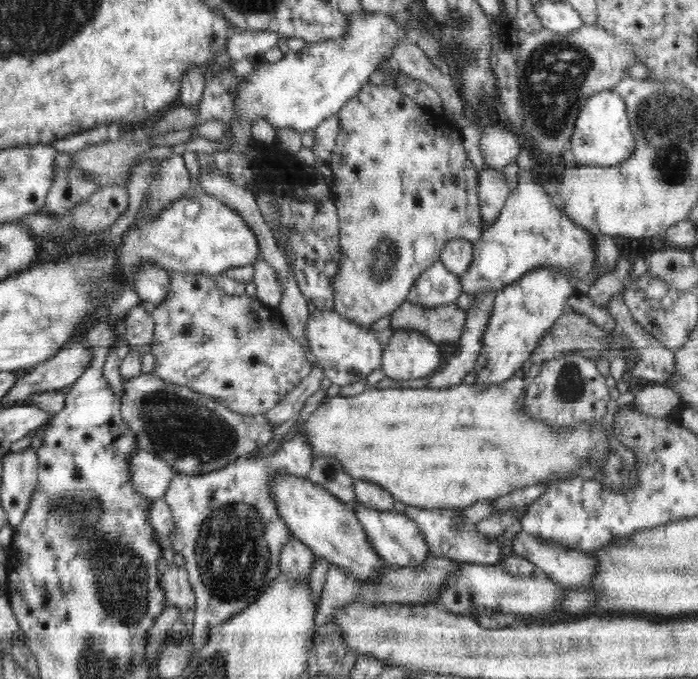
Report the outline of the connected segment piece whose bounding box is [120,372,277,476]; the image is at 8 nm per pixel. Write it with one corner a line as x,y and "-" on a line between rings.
142,372
124,379
123,385
121,417
135,435
137,447
159,456
176,474
202,476
220,470
267,445
277,429
263,414
242,415
212,396
164,383
156,373

